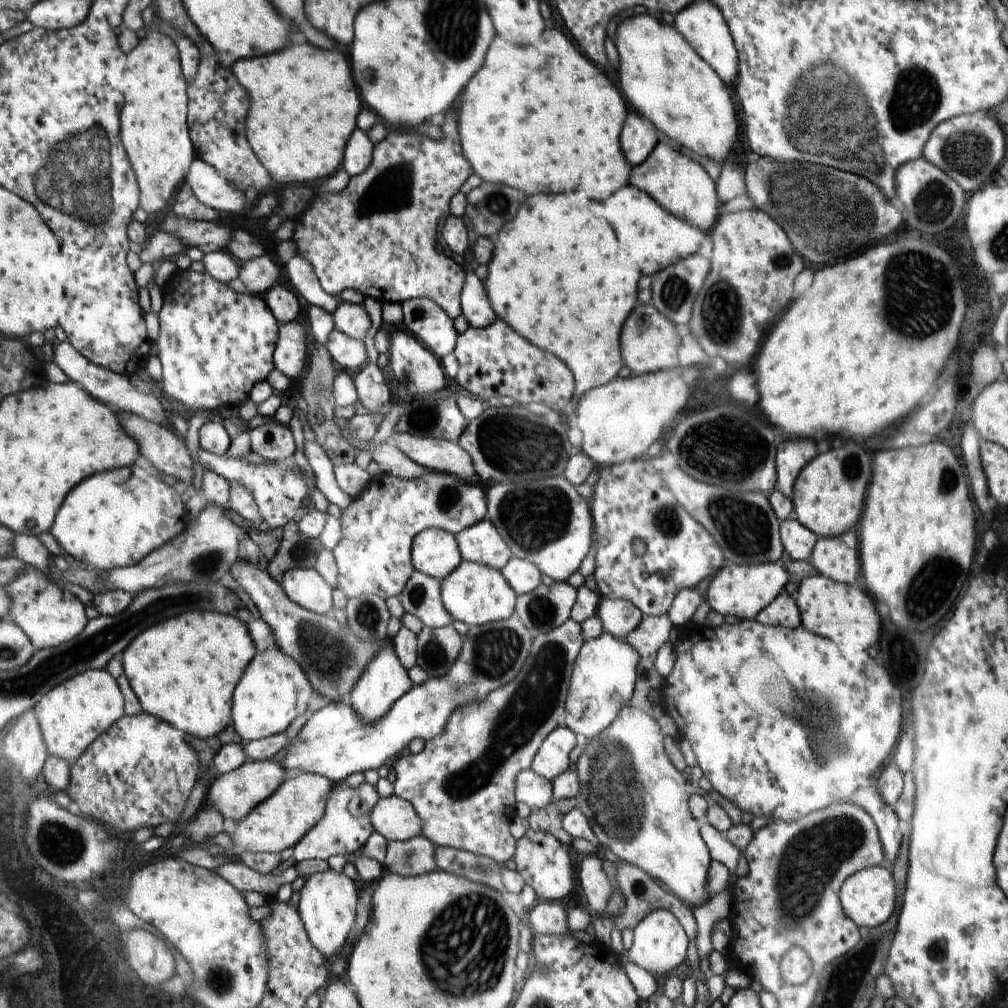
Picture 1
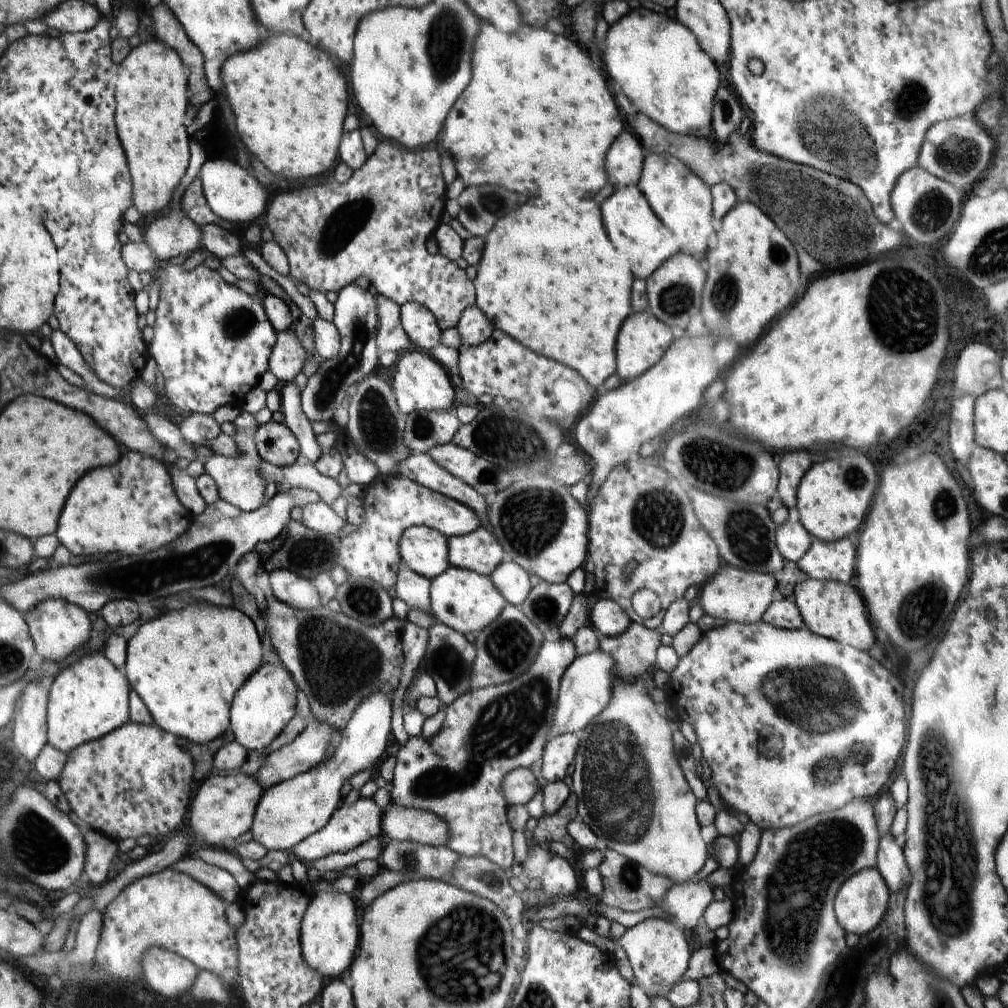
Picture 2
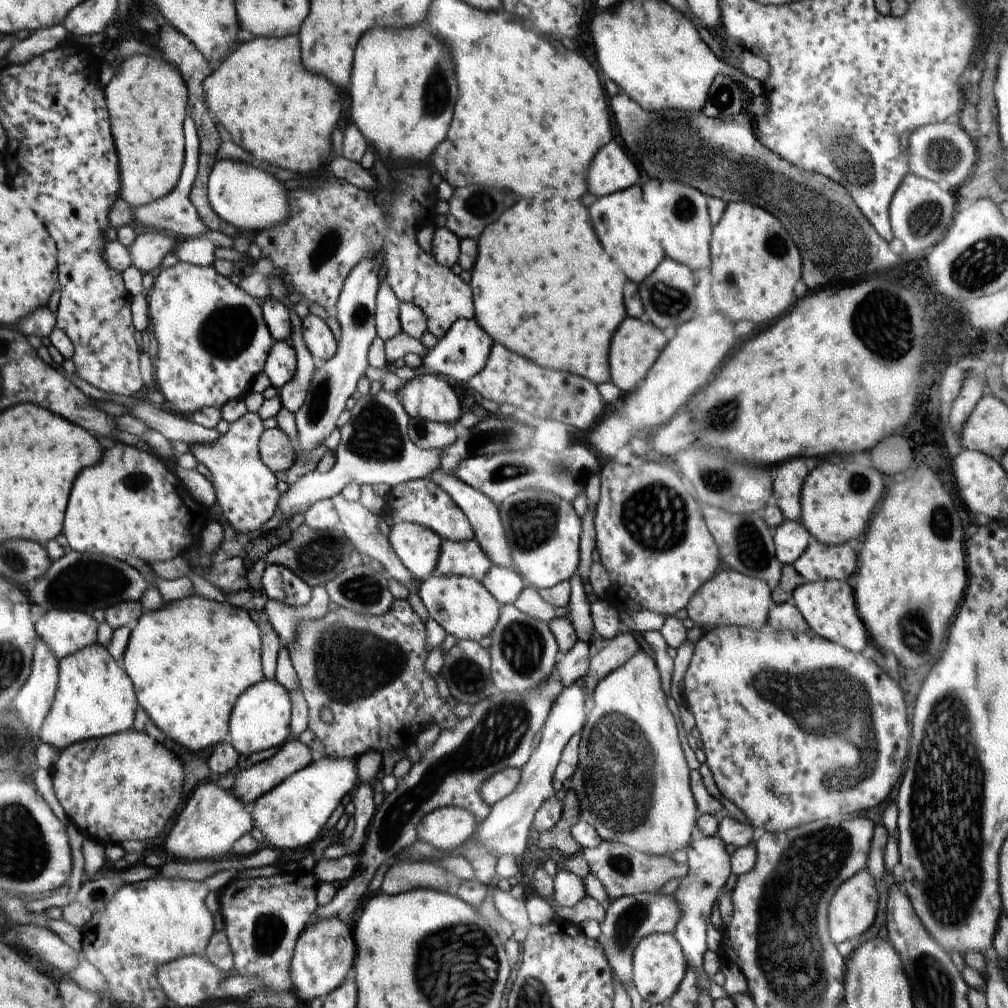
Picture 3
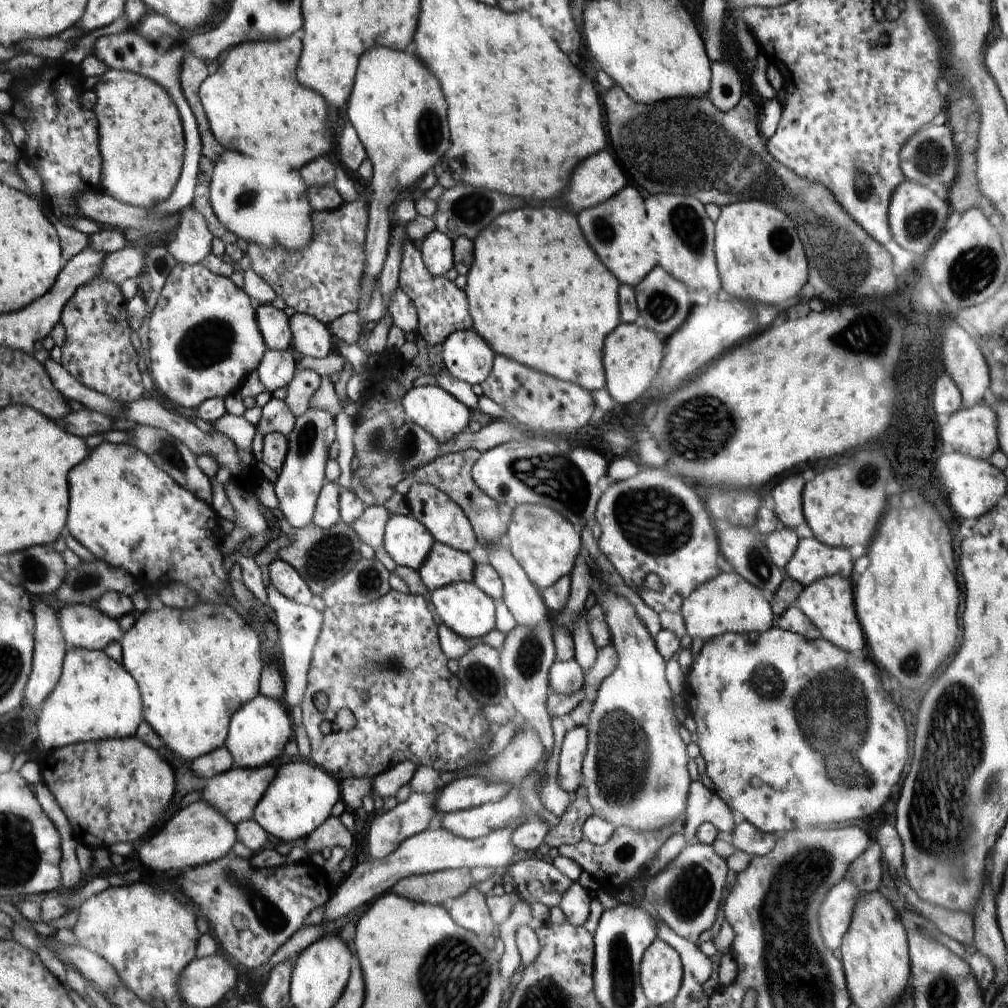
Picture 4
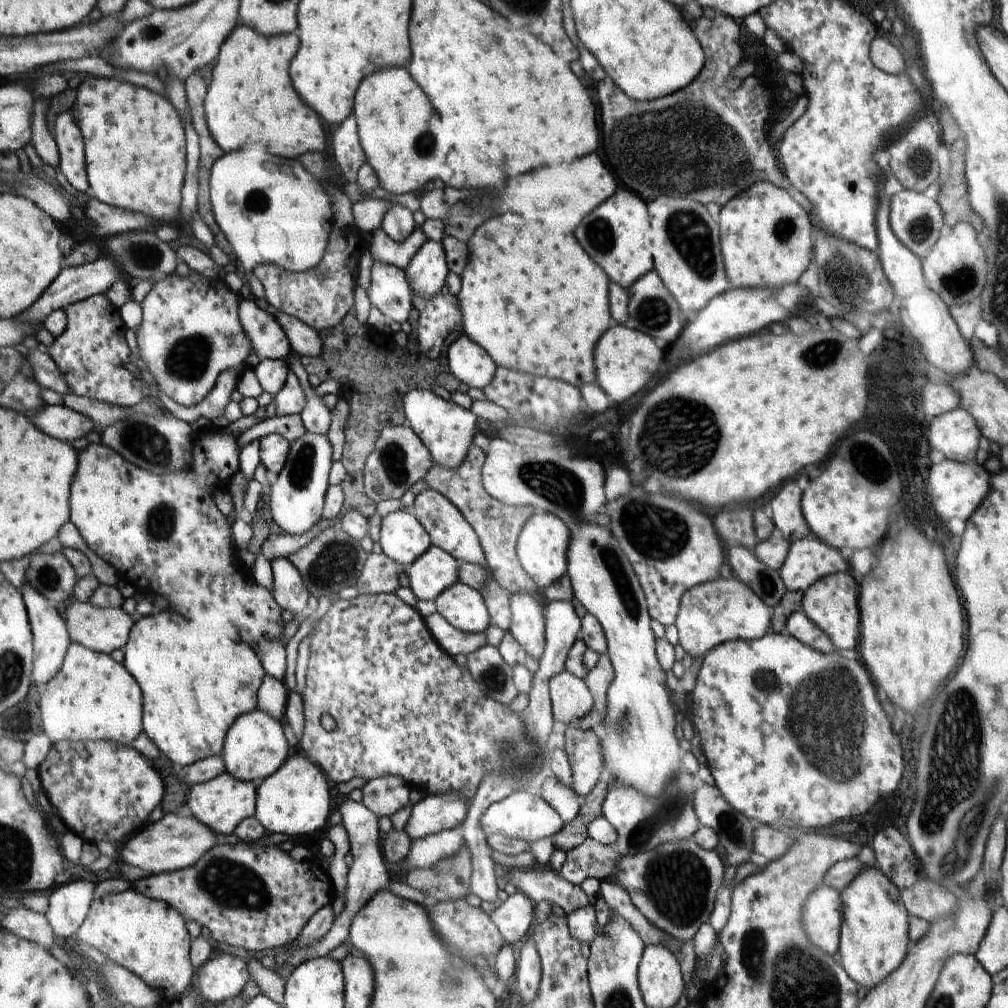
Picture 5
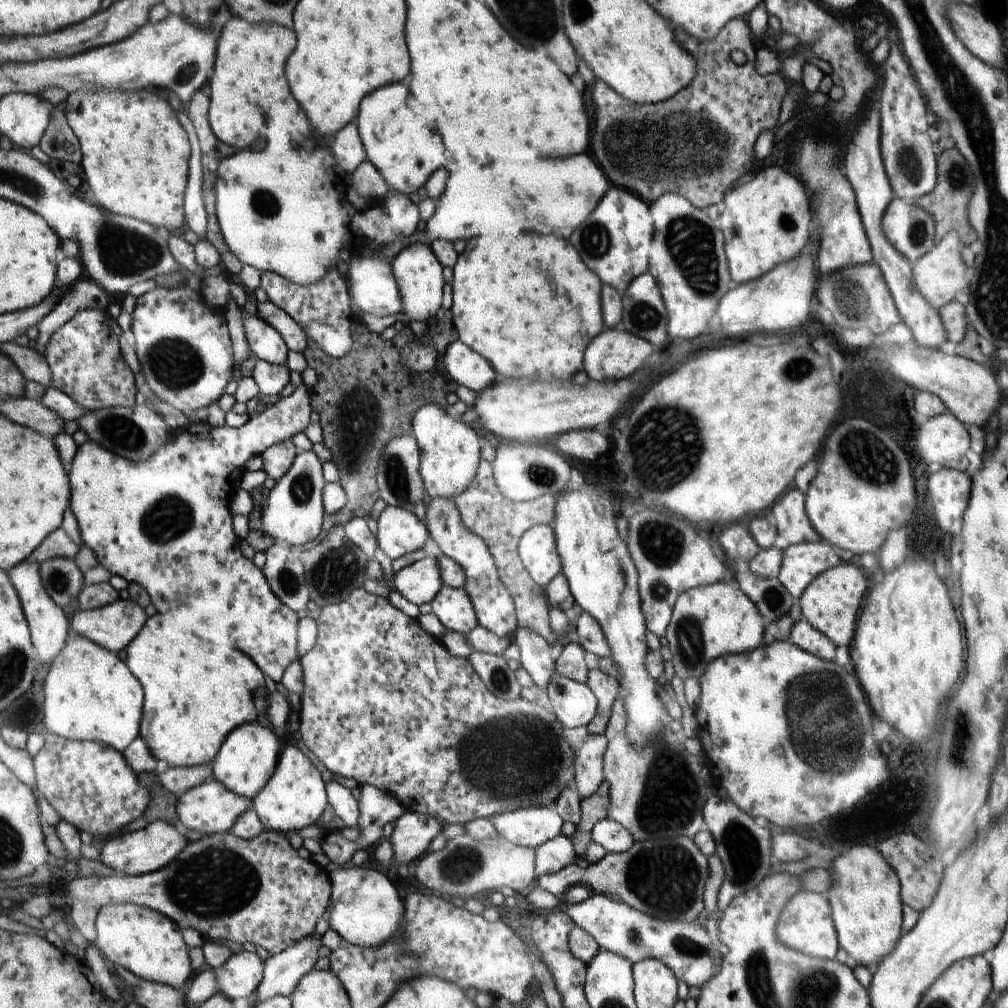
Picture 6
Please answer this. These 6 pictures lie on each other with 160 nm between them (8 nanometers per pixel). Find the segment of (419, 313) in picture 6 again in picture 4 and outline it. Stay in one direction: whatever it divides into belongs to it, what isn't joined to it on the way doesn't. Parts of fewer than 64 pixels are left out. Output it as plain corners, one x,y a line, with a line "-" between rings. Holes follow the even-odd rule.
434,230
423,240
421,255
426,268
435,277
446,277
454,262
453,241
449,236

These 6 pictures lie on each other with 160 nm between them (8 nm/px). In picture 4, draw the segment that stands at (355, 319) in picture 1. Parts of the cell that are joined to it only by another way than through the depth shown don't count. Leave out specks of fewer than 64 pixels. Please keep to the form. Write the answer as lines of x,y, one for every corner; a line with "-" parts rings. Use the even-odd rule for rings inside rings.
374,48
374,52
366,52
366,60
359,61
357,82
354,83
352,94
349,96
350,108
348,120
356,129
359,139
367,152
367,159
372,162
372,201
370,203
370,224
367,232
367,263
365,264
366,276
362,283
362,308
368,308
372,297
372,286
376,276
383,269
382,262
387,255
389,240
391,239
390,208
392,202
400,196
398,190
408,190
418,184
424,174
434,168
444,158
450,148
450,132
446,120
446,102
443,92
440,92
438,79
425,67
425,64
412,53
394,52
388,48
-
308,408
304,414
295,418
295,426
288,436
289,454
284,467
274,484
278,496
278,510
282,511
288,524
294,528
304,528
313,523
314,508
318,496
325,485
325,467
328,450
334,441
334,414
324,408

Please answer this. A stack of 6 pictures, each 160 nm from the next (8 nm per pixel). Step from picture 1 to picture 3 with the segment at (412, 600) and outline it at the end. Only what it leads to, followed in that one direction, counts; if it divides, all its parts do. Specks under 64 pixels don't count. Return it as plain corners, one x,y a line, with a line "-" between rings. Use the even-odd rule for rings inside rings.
341,493
334,495
332,498
336,512
339,516
339,526
338,528
345,533
349,538
349,541
361,555
366,559
375,558
383,564
383,567
388,570
390,578
396,578
398,582
401,582
408,590
411,592
416,592
419,589
420,583
418,583
414,578
412,578
411,572
400,562
400,559
396,556
394,549
391,547
390,541
387,536
384,536
380,532
380,527
378,523
382,521
380,515
376,515
370,512
361,501
350,502
345,498
342,498

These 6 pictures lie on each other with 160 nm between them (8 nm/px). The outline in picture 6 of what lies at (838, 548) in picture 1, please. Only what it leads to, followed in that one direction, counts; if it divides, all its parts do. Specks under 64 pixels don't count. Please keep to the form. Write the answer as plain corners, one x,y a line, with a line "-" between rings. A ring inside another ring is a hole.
798,543
782,550
782,564
777,579
781,581
795,600
804,594
809,584
821,572
840,564
840,558
826,544

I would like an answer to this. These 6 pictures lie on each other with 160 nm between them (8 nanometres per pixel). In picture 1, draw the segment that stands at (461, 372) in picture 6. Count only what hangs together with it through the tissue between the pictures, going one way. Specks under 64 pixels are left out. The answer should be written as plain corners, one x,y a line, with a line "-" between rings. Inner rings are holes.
468,268
467,280
461,292
461,314
470,327
483,329
497,319
488,300
483,282

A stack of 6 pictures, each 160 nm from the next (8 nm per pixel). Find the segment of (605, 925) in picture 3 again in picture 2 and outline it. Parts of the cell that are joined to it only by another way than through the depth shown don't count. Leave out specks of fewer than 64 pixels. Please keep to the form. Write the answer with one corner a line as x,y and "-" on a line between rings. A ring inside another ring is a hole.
690,880
684,884
673,883
659,907
679,927
692,932
702,922
706,907
713,902
713,889
706,880
701,882

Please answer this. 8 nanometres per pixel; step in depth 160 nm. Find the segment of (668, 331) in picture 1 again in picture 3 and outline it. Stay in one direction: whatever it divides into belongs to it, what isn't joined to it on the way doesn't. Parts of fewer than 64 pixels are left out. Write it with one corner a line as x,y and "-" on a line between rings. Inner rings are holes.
630,318
624,320
616,334
612,335
612,342
609,350
609,365
611,381
622,392
632,392
638,382
643,382
645,376
650,372
654,363
662,355
666,346
666,338
664,334
658,330
658,327
653,325
650,320
637,318

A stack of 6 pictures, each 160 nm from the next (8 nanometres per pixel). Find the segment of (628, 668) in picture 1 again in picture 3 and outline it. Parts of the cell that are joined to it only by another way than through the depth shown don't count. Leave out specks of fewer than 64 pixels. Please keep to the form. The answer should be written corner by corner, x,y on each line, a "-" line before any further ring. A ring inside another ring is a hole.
583,678
576,685
563,688
557,696
557,703
553,704
553,711
549,712
549,719
545,720
542,738
536,750
530,755
529,762
521,768
521,782
516,790
504,799
491,806
489,815
481,822
477,832
477,842
480,847
493,851
498,857
504,854
520,856
531,843
530,829
536,811
557,795
553,787
553,776
562,756
564,747
573,734
579,733
587,719
585,711
585,694
583,693

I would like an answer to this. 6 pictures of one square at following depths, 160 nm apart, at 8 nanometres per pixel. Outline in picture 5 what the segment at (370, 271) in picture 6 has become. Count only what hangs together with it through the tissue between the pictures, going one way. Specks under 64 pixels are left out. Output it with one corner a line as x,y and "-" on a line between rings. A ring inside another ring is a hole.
373,260
367,295
371,306
378,308
388,321
409,321
413,309
413,293
405,271
394,265

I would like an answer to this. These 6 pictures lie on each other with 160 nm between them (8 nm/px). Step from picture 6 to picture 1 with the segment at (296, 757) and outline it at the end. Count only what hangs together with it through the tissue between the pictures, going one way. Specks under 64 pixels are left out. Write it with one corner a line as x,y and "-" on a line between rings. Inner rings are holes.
382,640
382,642
379,654
370,661
358,684
350,692
350,704
357,712
357,718
365,725
380,723
389,714
393,704
414,685
409,672
398,661
392,642
388,640
-
300,773
285,778
280,788
264,803
253,808
249,816
230,833
235,843
230,853
233,856
240,856
242,851
280,853
289,846
294,848
324,816
326,799
332,790
328,779
316,773

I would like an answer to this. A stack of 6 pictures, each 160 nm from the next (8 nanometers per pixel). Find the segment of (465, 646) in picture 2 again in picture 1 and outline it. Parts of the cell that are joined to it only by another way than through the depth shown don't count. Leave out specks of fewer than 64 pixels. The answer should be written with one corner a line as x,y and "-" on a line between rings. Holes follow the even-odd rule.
452,623
438,628
423,627
417,634
417,665
429,677
443,677
457,661
462,645
463,637

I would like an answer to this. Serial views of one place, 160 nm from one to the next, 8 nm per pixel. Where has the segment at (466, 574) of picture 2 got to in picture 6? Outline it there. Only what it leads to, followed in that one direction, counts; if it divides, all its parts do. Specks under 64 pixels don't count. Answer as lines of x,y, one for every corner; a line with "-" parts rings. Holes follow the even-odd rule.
443,586
430,606
448,630
467,635
479,625
473,601
465,589

